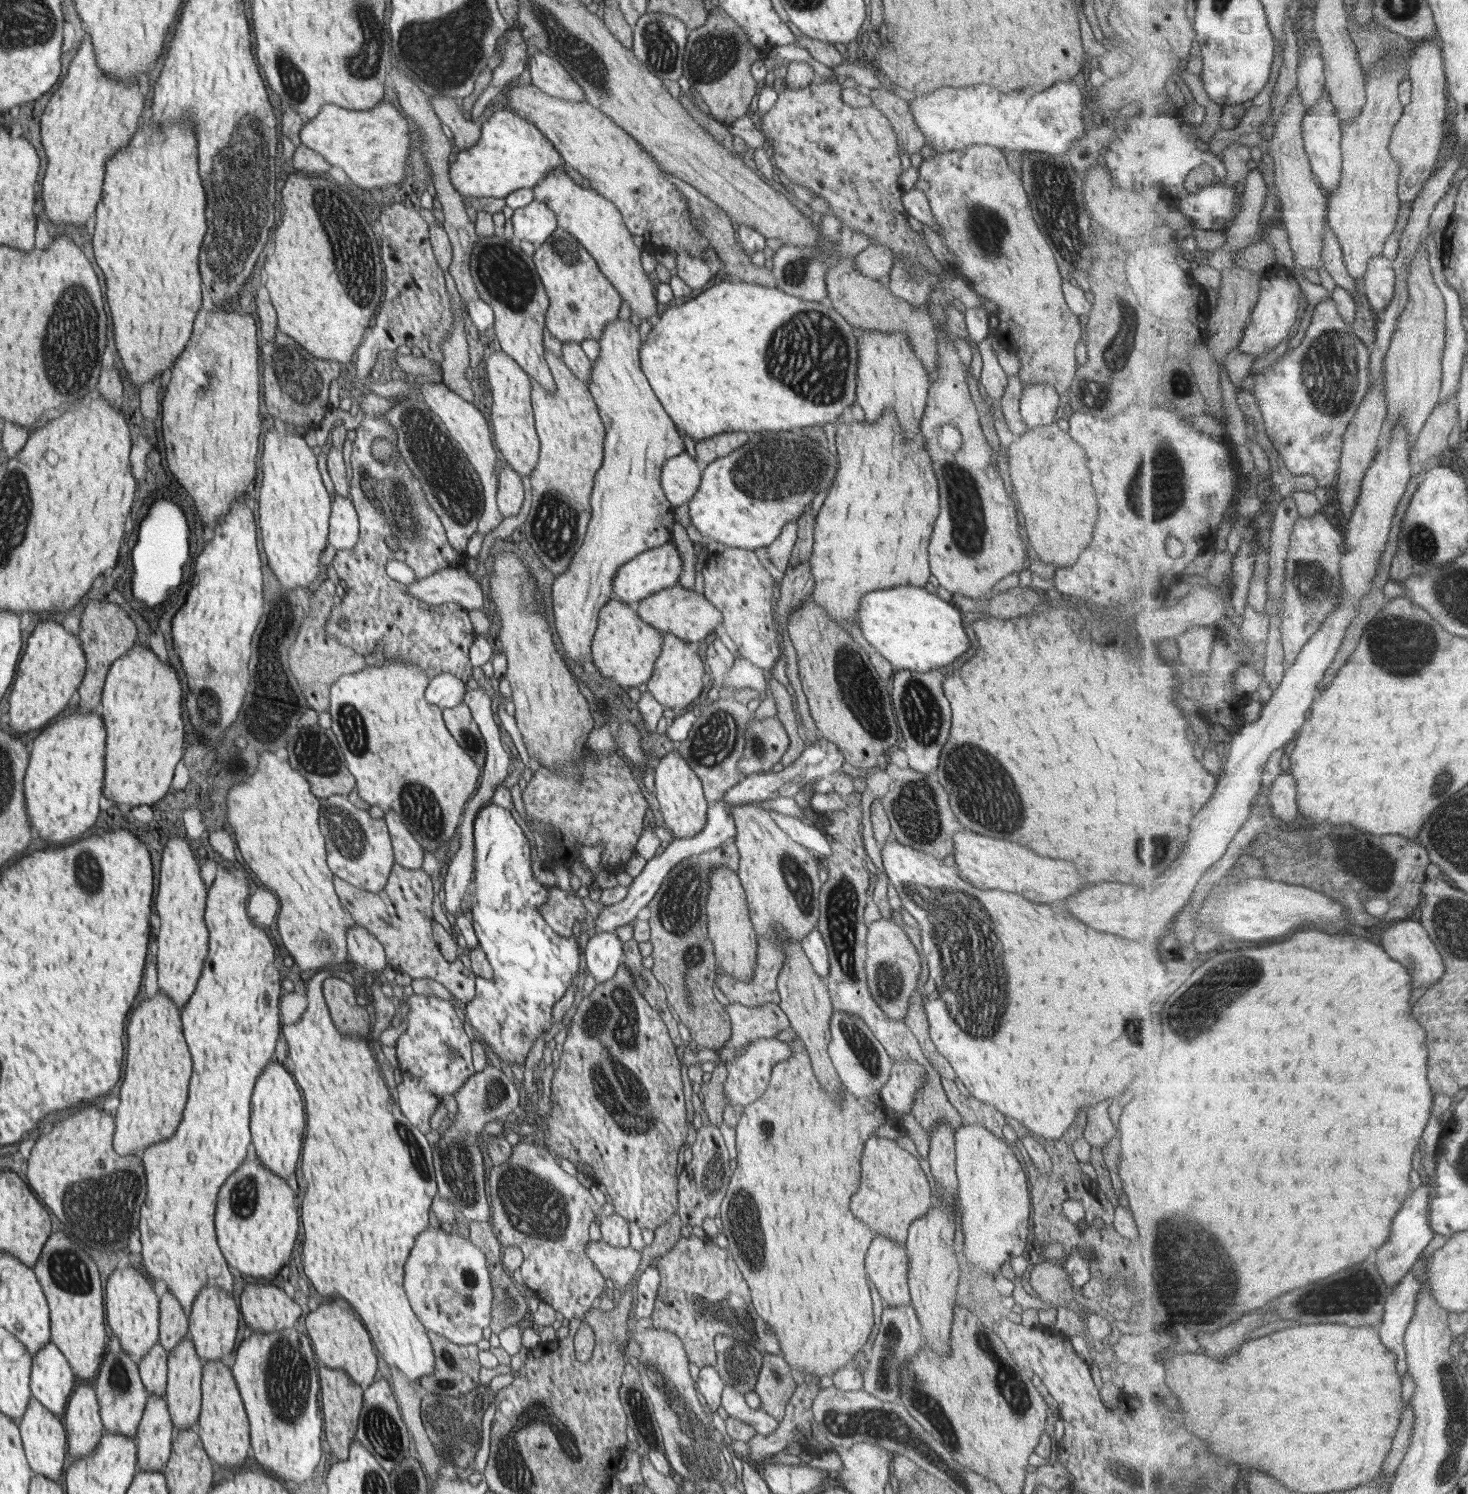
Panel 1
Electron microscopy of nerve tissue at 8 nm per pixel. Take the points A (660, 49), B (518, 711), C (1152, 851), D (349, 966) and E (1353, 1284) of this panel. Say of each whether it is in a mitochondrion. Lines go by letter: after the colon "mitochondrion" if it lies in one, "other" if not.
A: mitochondrion
B: other
C: mitochondrion
D: other
E: other

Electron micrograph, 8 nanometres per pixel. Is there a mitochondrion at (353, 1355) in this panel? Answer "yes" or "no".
no

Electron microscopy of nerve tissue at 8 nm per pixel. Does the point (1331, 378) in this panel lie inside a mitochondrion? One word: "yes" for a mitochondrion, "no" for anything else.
yes

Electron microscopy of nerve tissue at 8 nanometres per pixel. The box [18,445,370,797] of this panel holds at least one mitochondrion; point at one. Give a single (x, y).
(317, 754)

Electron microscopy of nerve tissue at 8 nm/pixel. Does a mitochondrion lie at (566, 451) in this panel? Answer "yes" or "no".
no

